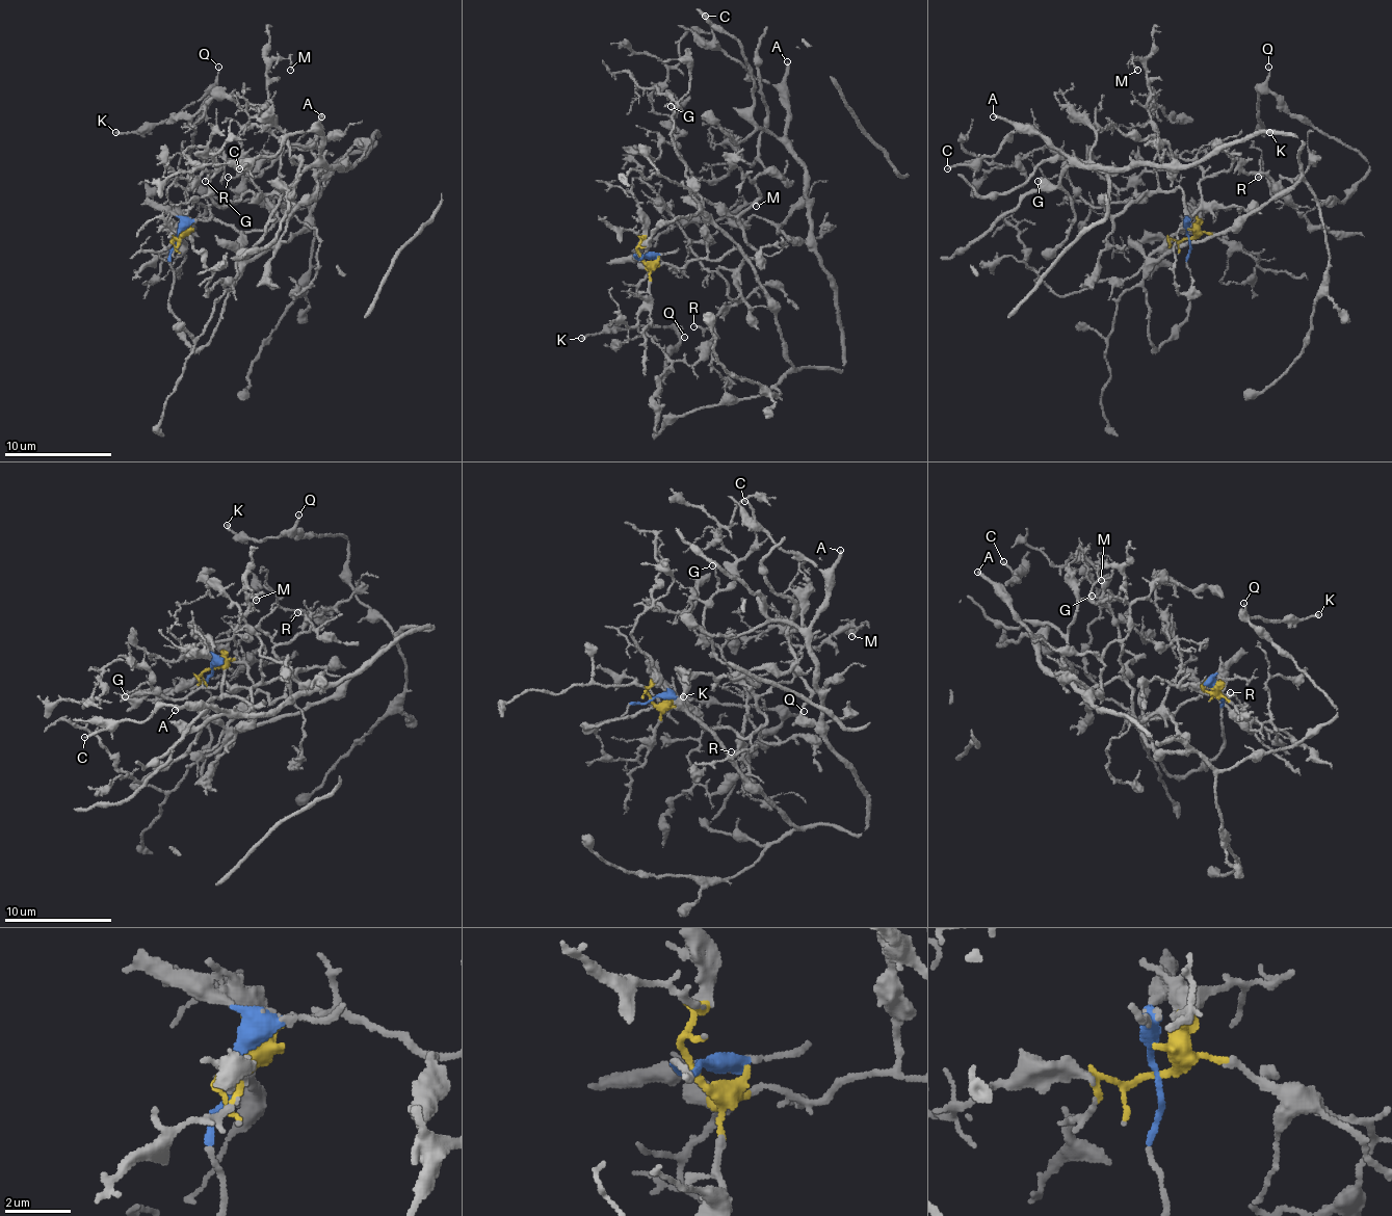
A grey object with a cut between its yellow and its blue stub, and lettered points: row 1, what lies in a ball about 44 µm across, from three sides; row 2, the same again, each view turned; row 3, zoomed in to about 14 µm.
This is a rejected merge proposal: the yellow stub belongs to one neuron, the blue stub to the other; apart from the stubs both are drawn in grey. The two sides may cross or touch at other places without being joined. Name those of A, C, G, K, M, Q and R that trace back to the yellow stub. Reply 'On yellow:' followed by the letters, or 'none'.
On yellow: G, M, R

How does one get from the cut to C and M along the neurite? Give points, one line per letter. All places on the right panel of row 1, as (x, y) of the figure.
C: (1189, 238), (1157, 349), (1144, 273), (1284, 192), (1303, 143), (1098, 168), (1025, 131), (947, 168)
M: (1189, 238), (1200, 219), (1181, 230), (1184, 192), (1160, 187), (1147, 65), (1135, 57), (1138, 69)

